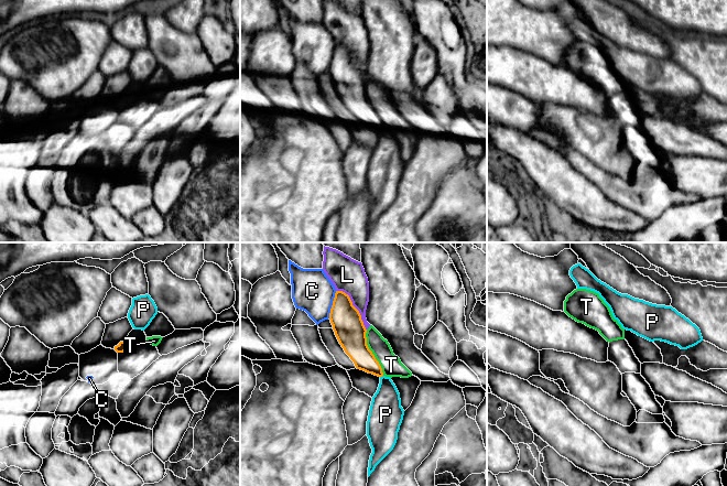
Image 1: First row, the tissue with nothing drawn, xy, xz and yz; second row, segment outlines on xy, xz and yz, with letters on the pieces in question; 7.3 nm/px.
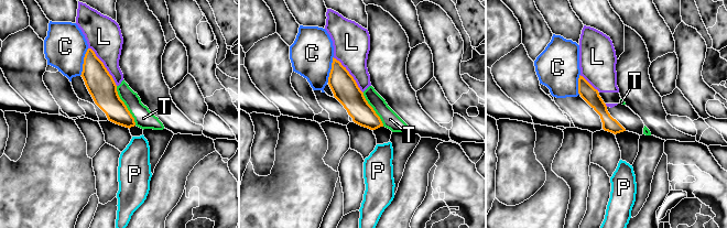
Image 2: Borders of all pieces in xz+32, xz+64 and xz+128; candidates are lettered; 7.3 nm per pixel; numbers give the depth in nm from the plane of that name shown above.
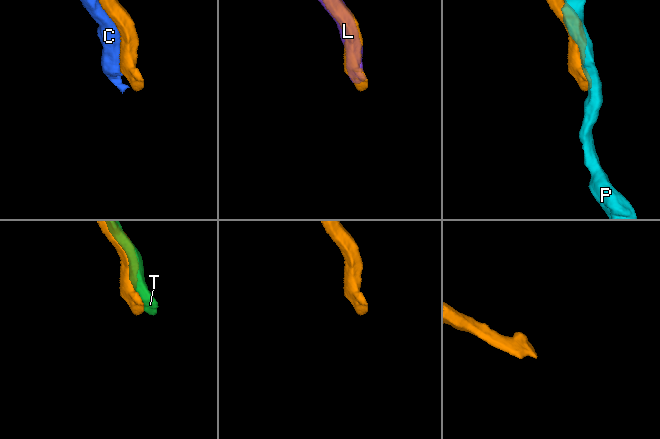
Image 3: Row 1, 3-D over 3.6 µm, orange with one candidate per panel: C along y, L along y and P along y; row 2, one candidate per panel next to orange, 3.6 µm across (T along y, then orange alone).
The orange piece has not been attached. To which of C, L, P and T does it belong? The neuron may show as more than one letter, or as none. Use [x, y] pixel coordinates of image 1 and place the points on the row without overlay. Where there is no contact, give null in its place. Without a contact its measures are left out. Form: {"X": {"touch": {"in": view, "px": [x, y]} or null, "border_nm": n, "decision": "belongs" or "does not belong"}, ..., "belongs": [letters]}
{"C": {"touch": {"in": "xz", "px": [333, 57]}, "border_nm": 200, "decision": "does not belong"}, "L": {"touch": {"in": "xz", "px": [354, 60]}, "border_nm": 360, "decision": "does not belong"}, "P": {"touch": {"in": "xz", "px": [381, 129]}, "border_nm": 30, "decision": "does not belong"}, "T": {"touch": {"in": "xz", "px": [371, 106]}, "border_nm": 360, "decision": "does not belong"}, "belongs": []}

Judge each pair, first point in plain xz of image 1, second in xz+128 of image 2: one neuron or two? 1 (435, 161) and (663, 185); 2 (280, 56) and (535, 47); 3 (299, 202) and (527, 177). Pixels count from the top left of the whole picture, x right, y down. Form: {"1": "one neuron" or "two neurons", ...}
{"1": "one neuron", "2": "two neurons", "3": "two neurons"}

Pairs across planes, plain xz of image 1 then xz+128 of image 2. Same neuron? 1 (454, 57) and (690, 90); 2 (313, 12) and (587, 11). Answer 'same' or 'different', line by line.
1: same
2: different

